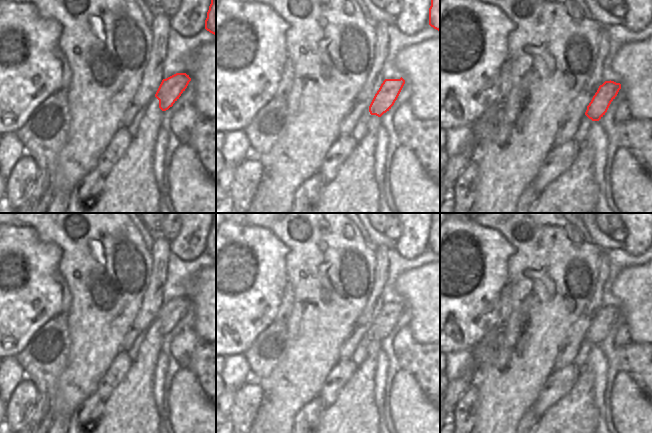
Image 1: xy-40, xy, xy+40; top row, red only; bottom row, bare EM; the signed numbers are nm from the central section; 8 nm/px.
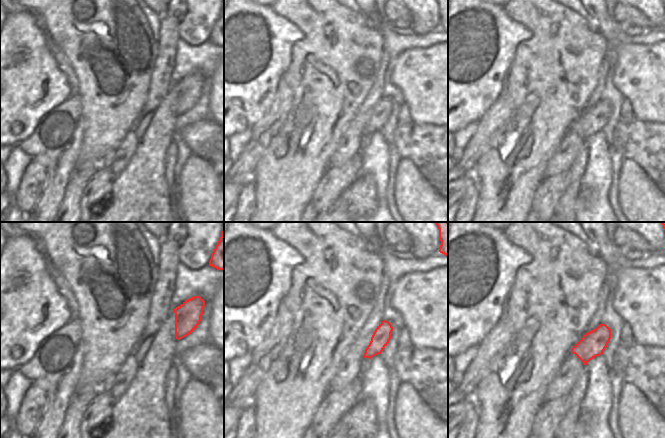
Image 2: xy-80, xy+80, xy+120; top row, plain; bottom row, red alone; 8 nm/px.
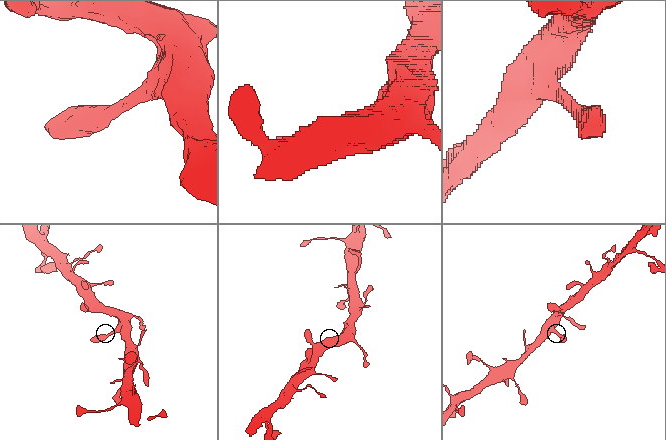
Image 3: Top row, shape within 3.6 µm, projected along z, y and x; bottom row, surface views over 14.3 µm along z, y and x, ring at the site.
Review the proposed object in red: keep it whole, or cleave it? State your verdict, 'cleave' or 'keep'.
keep

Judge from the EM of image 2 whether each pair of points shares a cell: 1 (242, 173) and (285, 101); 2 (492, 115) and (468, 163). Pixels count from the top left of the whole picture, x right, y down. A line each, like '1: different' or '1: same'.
1: same
2: same

